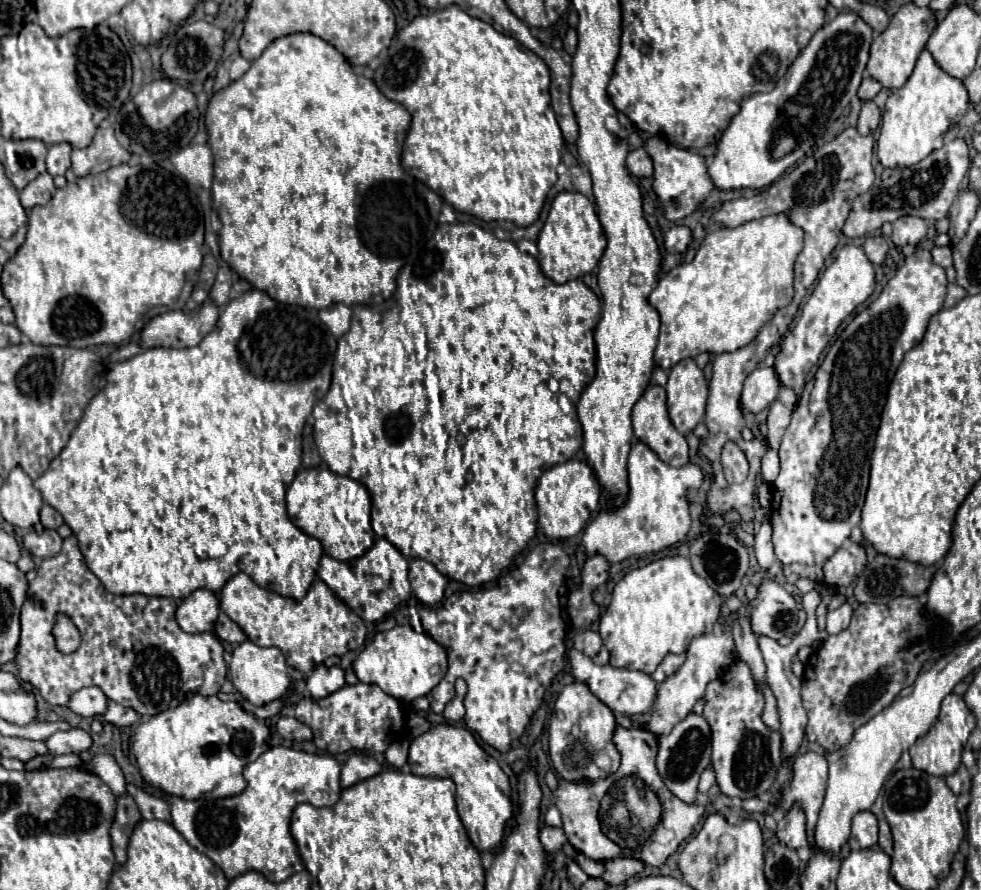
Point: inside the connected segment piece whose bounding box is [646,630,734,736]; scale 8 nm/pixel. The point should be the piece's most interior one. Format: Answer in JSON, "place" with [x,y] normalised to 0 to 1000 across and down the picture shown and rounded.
{"place":[721,738]}

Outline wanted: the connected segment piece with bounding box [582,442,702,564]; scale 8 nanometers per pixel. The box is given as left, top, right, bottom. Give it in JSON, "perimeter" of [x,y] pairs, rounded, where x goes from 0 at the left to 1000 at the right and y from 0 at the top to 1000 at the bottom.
{"perimeter":[[[646,497],[640,512],[640,544],[640,564],[630,573],[614,571],[608,584],[599,589],[593,604],[593,611],[599,620],[614,622],[622,634],[695,609],[703,596],[699,553],[701,548],[712,548],[716,544],[716,530],[706,520],[685,526],[675,519],[659,499]]]}

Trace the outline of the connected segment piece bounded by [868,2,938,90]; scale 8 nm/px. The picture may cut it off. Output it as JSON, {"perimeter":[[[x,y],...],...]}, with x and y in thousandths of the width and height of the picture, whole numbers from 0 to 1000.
{"perimeter":[[[932,2],[922,4],[907,22],[905,31],[891,45],[889,54],[887,54],[887,67],[885,67],[885,81],[891,90],[895,90],[901,99],[917,99],[922,97],[922,92],[926,90],[926,85],[932,79],[932,72],[938,63],[938,58],[942,56],[948,38],[952,36],[952,31],[956,29],[954,16],[942,7],[934,7]]]}

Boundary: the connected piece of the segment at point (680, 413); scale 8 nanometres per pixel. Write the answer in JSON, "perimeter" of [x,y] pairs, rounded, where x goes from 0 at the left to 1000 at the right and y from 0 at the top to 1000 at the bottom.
{"perimeter":[[[695,404],[683,416],[679,440],[683,443],[681,465],[687,481],[695,488],[707,483],[718,470],[722,447],[722,429],[707,404]]]}

